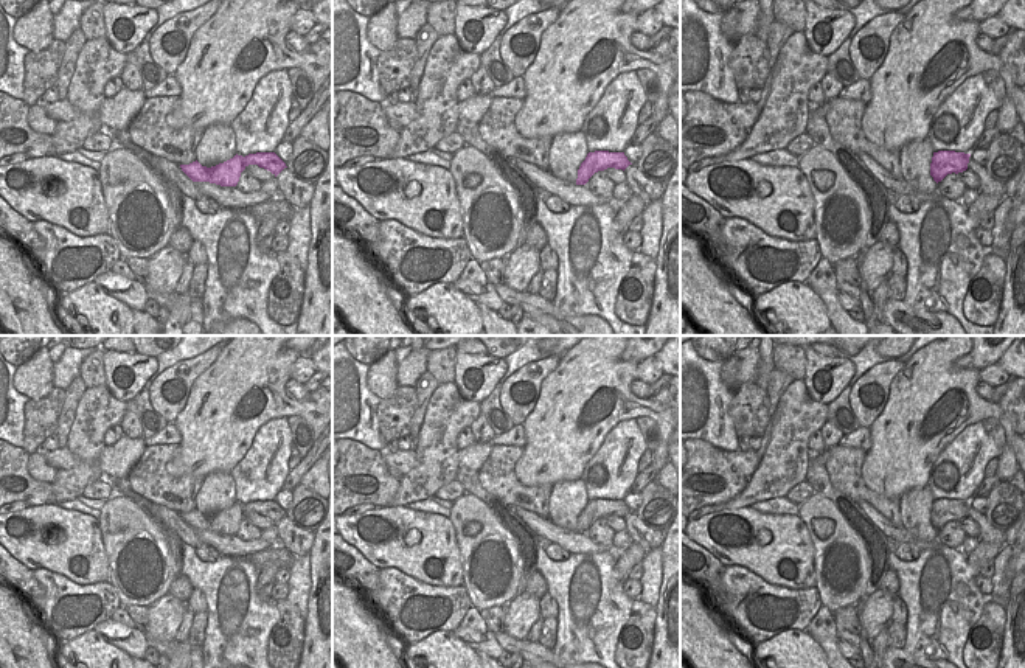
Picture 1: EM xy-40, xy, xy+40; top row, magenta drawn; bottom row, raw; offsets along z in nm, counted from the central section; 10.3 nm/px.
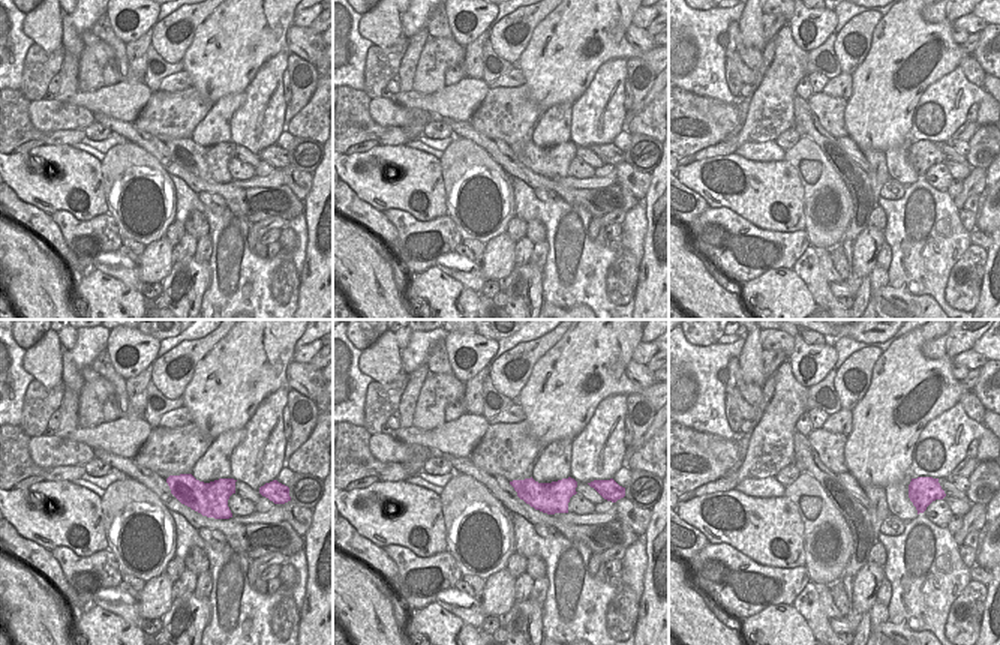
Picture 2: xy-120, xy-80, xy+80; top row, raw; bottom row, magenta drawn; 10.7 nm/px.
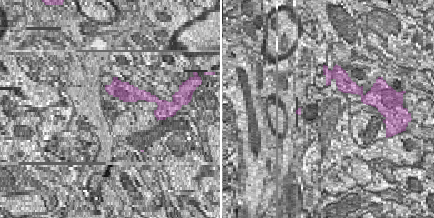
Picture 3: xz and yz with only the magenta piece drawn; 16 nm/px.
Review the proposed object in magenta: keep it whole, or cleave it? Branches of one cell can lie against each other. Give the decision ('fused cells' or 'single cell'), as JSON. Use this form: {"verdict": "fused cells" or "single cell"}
{"verdict": "fused cells"}

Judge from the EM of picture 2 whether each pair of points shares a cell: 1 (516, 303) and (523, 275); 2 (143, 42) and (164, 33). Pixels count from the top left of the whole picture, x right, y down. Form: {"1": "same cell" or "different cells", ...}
{"1": "same cell", "2": "different cells"}

